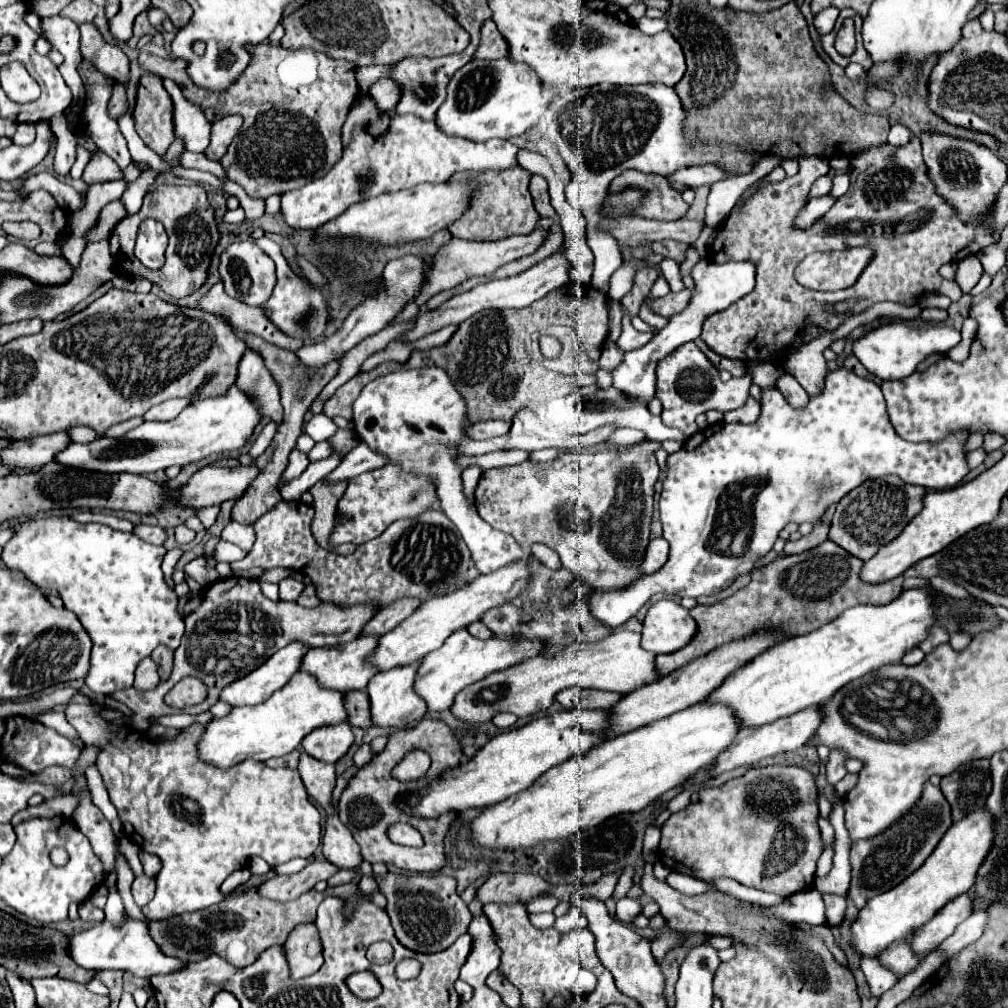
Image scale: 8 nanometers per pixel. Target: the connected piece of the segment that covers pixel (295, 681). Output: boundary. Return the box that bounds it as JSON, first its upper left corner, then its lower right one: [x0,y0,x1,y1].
[197,672,347,770]

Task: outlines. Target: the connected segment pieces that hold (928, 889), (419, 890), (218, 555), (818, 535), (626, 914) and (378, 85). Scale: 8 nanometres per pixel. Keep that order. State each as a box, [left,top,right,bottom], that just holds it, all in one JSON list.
[[851,810,993,958],[377,872,471,952],[215,542,245,563],[783,520,829,554],[617,898,641,924],[369,78,401,110]]

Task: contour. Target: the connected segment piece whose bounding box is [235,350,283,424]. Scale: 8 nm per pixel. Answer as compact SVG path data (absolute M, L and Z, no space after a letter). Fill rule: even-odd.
M247 350L243 354L235 382L245 390L245 394L249 394L249 398L253 398L253 402L257 402L261 416L269 416L277 424L281 422L283 406L279 402L279 386L257 350Z

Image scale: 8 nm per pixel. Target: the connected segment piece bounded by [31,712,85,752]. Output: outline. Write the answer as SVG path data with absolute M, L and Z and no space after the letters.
M45 712L45 714L41 714L41 716L31 716L33 720L39 720L41 724L49 724L51 728L55 728L57 732L61 732L63 736L67 736L69 740L73 740L77 746L79 746L79 750L83 752L85 750L85 744L79 740L79 734L73 730L73 726L67 722L67 718L65 718L65 714L63 712Z

